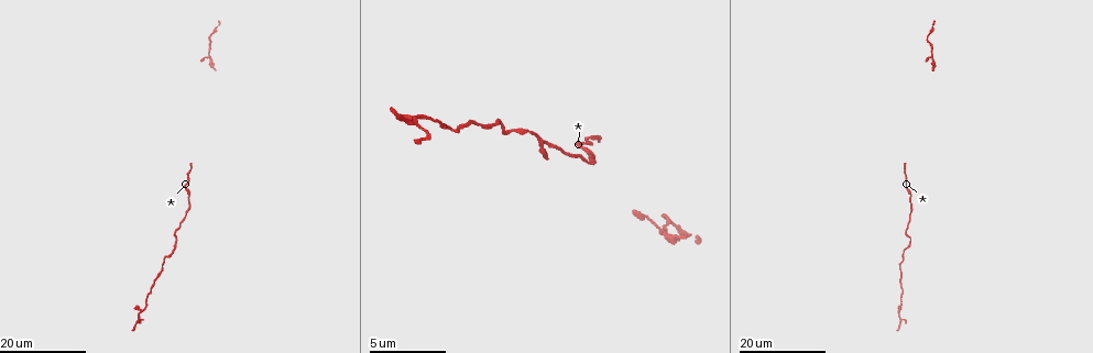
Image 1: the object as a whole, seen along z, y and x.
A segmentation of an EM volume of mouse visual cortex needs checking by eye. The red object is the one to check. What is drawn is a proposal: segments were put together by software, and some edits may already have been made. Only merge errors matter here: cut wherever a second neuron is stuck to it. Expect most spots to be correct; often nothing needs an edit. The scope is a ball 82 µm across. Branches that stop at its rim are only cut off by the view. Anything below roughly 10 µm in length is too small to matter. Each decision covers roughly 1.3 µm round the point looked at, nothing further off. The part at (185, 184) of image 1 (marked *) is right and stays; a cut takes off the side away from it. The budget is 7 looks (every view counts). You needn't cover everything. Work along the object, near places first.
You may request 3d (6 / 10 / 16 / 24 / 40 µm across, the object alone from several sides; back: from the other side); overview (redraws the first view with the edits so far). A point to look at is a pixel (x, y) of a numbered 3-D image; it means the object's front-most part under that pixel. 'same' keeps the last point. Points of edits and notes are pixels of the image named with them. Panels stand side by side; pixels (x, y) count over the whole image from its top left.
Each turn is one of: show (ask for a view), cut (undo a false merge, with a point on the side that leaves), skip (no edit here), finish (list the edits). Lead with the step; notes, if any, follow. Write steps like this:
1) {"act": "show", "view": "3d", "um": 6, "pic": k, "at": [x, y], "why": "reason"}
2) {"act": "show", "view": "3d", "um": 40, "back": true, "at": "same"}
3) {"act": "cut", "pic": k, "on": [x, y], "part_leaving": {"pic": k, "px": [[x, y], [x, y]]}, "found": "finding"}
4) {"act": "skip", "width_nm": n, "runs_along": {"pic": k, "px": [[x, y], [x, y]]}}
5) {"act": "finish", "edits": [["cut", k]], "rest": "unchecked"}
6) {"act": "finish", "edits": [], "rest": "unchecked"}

{"act": "show", "view": "3d", "um": 24, "pic": 1, "at": [933, 59], "why": "three-way junction"}

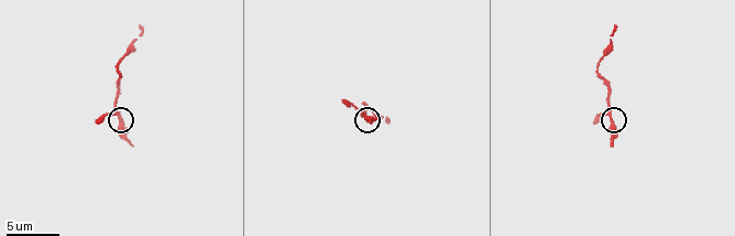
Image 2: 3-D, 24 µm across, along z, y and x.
{"act": "show", "view": "3d", "um": 6, "pic": 2, "at": [121, 117]}

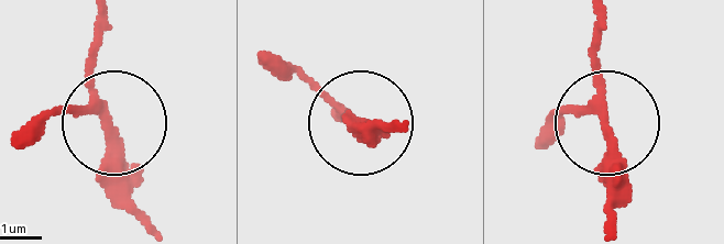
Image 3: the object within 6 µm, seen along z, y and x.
{"act": "skip", "found": "continuous, no second neuron"}

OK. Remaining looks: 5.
{"act": "show", "view": "3d", "um": 24, "pic": 1, "at": [163, 257], "why": "sudden change in width"}

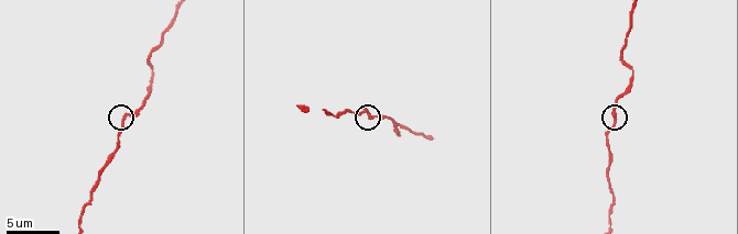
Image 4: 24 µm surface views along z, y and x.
{"act": "show", "view": "3d", "um": 10, "pic": 4, "at": [369, 118], "why": "closer look"}

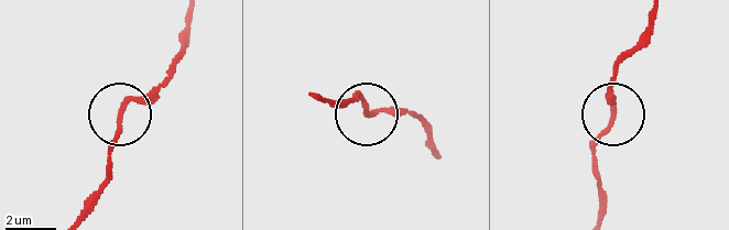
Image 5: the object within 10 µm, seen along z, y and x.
{"act": "skip", "runs_along": {"pic": 5, "px": [[439, 159], [419, 118], [395, 108], [363, 114], [357, 95]]}, "found": "one neuron here"}

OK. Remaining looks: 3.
{"act": "show", "view": "3d", "um": 10, "pic": 4, "at": [153, 72], "why": "thin neck"}

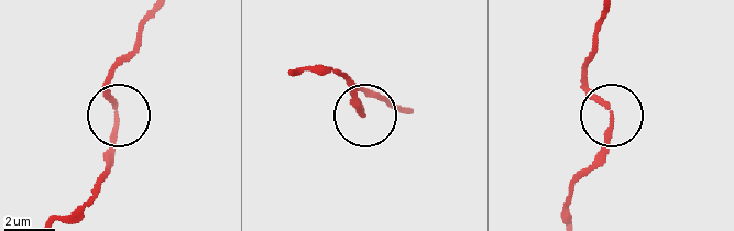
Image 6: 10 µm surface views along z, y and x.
{"act": "skip", "found": "one neuron here"}

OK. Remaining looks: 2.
{"act": "show", "view": "3d", "um": 10, "pic": 4, "at": [325, 112], "why": "sudden change in width"}

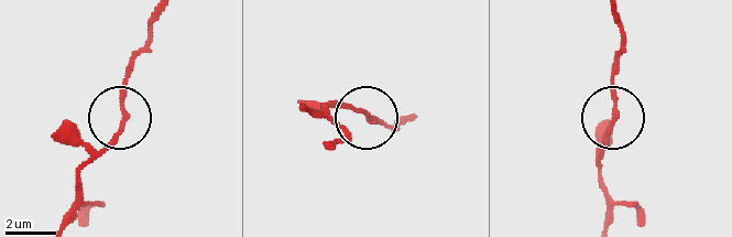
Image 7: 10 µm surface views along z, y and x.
{"act": "skip", "found": "continuous, no second neuron"}

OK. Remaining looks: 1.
{"act": "finish", "edits": [], "rest": "unchecked"}

